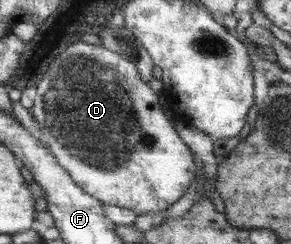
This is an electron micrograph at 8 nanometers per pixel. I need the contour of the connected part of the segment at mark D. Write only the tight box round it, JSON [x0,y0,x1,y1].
[30,41,196,215]

